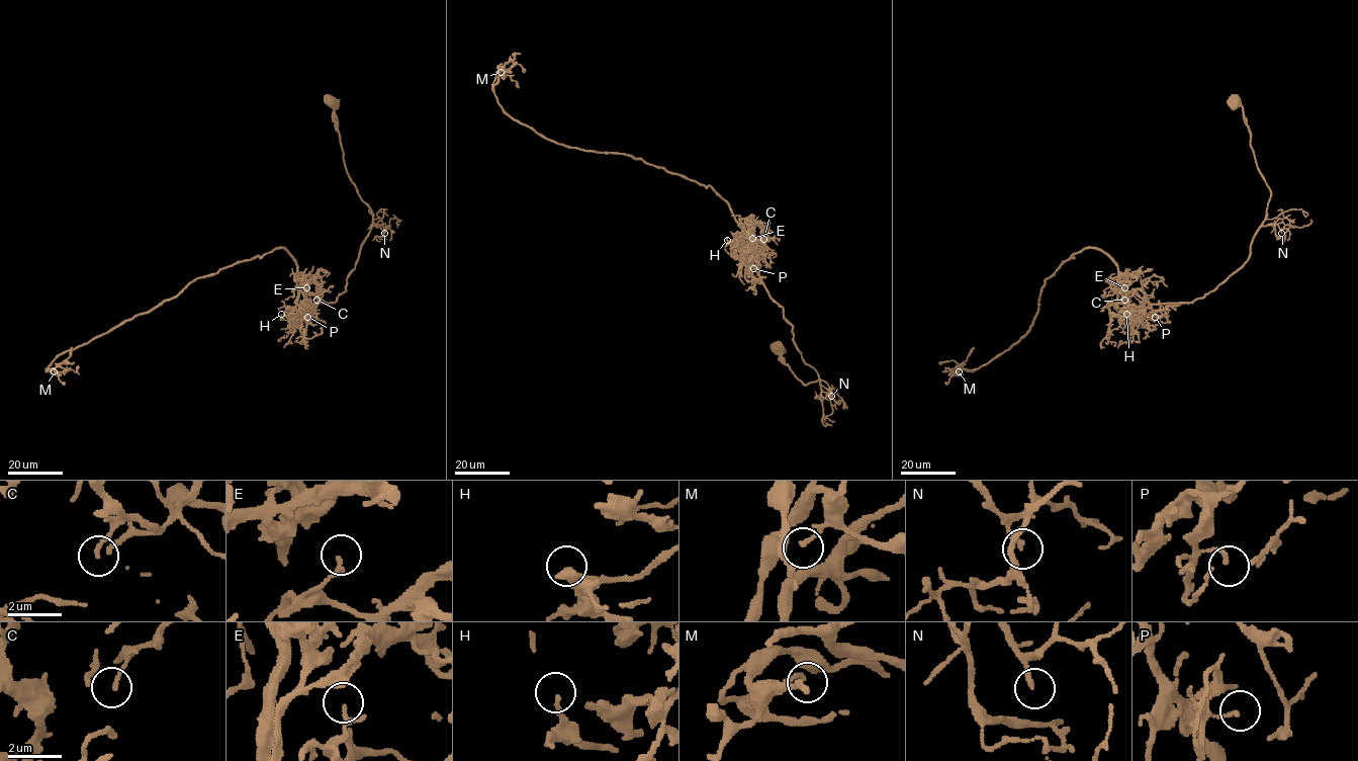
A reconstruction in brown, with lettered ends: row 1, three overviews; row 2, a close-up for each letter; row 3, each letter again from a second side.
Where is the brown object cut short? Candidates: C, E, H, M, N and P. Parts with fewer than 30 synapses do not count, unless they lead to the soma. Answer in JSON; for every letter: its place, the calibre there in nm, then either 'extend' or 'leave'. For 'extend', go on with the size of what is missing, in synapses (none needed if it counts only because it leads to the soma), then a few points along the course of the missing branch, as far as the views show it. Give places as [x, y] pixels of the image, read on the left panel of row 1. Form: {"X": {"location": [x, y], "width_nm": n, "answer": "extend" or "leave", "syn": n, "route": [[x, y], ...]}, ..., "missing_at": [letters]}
{"C": {"location": [317, 300], "width_nm": 130, "answer": "extend", "syn": 35}, "E": {"location": [306, 287], "width_nm": 180, "answer": "leave"}, "H": {"location": [281, 314], "width_nm": 160, "answer": "leave"}, "M": {"location": [54, 371], "width_nm": 140, "answer": "leave"}, "N": {"location": [384, 233], "width_nm": 180, "answer": "leave"}, "P": {"location": [307, 317], "width_nm": 130, "answer": "leave"}, "missing_at": ["C"]}

